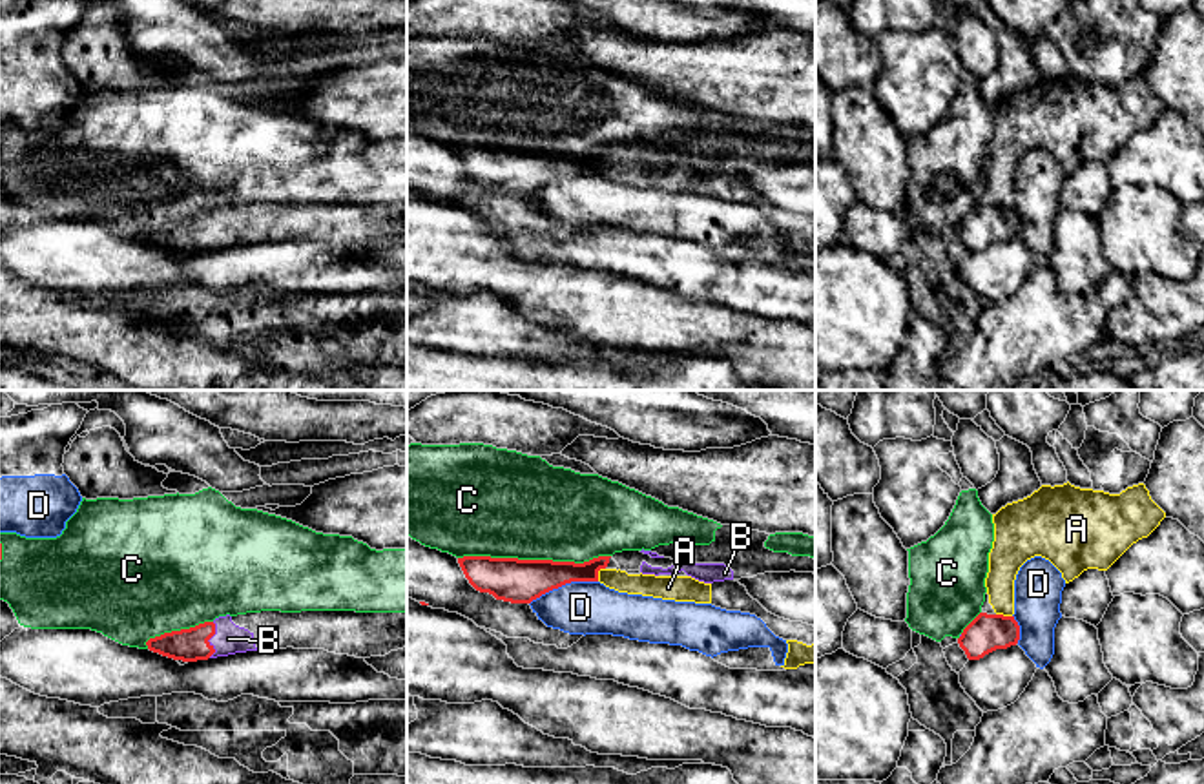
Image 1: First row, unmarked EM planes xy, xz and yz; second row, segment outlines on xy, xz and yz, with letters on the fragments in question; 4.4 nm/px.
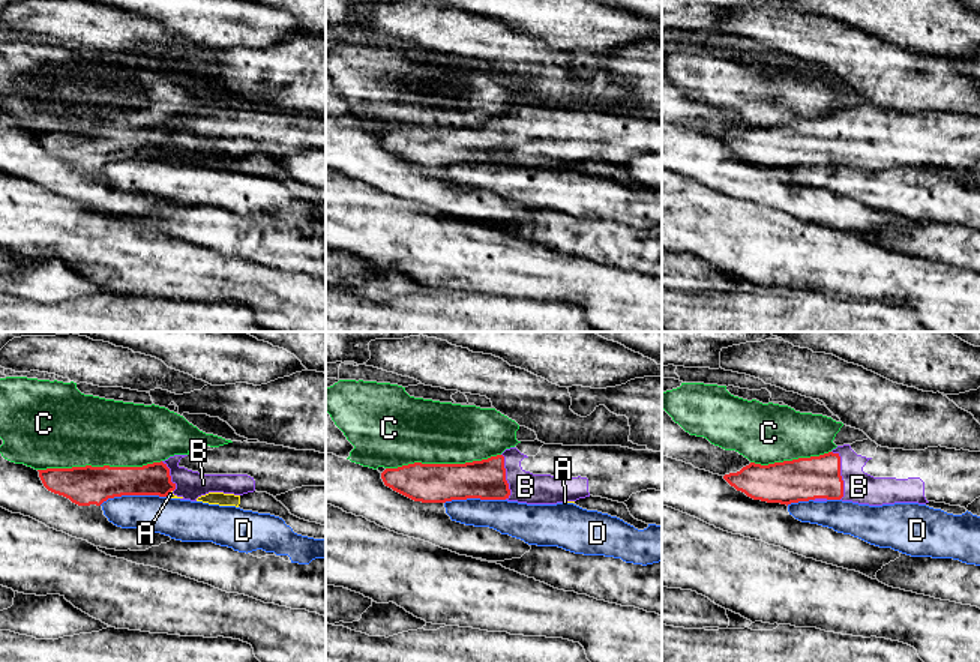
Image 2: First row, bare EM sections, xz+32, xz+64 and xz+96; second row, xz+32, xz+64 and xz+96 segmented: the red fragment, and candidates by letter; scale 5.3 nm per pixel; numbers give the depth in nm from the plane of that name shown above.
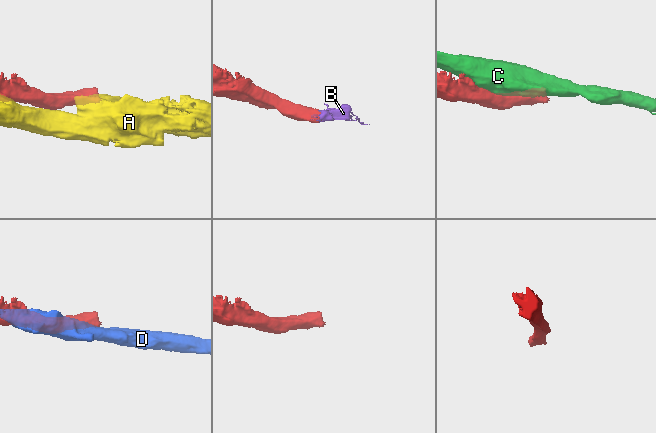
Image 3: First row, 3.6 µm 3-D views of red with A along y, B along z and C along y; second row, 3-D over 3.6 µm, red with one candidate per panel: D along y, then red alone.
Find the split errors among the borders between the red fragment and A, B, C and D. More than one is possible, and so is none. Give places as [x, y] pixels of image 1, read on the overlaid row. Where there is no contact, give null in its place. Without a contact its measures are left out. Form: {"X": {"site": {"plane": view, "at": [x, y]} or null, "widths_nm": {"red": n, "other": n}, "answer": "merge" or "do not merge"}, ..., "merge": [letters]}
{"A": {"site": {"plane": "xz", "at": [597, 573]}, "widths_nm": {"red": 150, "other": 100}, "answer": "do not merge"}, "B": {"site": {"plane": "xy", "at": [208, 639]}, "widths_nm": {"red": 150, "other": 140}, "answer": "merge"}, "C": {"site": {"plane": "xz", "at": [533, 560]}, "widths_nm": {"red": 190, "other": 460}, "answer": "do not merge"}, "D": {"site": {"plane": "xz", "at": [562, 584]}, "widths_nm": {"red": 190, "other": 240}, "answer": "do not merge"}, "merge": ["B"]}

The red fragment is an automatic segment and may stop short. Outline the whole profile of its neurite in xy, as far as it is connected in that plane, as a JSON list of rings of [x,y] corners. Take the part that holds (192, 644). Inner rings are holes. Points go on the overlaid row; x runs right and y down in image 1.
[[[261,611],[219,616],[146,642],[162,656],[197,662],[263,649],[325,649],[356,658],[385,656],[407,645],[407,613]]]

